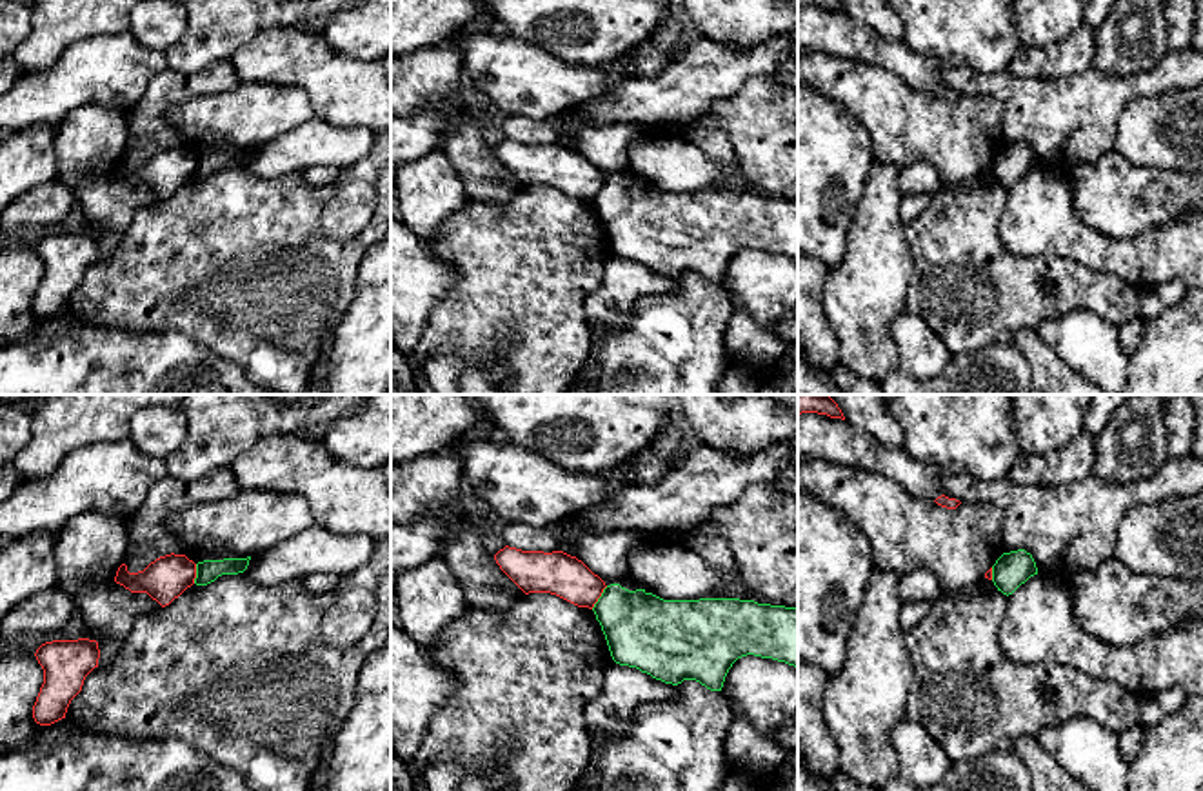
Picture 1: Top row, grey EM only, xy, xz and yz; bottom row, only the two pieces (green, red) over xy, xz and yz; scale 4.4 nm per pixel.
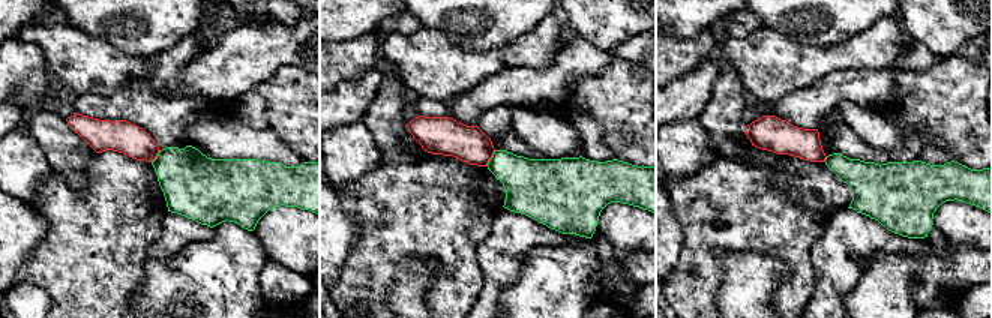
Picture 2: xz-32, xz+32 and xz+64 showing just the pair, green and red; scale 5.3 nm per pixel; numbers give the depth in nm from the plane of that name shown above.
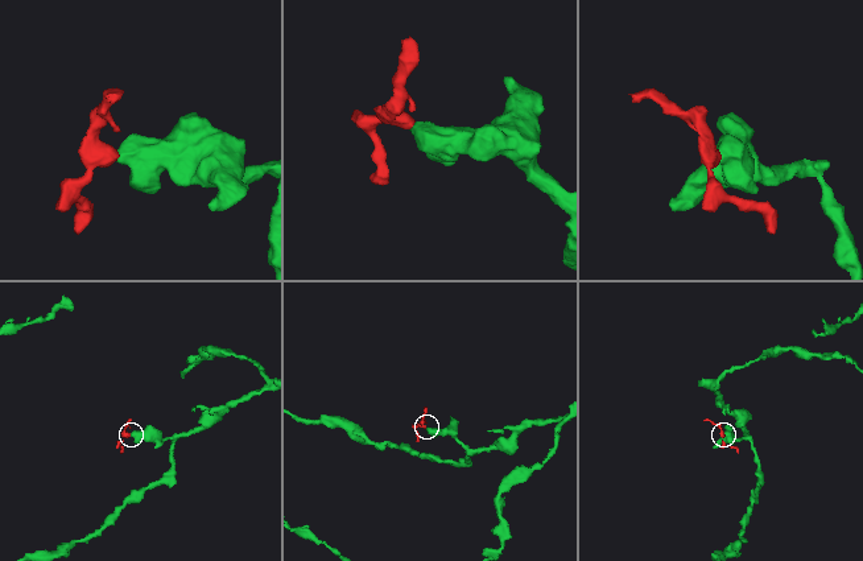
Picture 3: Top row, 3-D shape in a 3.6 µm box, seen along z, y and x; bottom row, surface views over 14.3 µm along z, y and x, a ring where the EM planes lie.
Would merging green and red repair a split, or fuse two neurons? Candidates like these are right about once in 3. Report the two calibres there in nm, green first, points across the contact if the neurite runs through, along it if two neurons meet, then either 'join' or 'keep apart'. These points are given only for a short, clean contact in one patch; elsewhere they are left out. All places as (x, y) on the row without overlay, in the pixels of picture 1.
320/190 nm | along xz (607, 179), (591, 200) | keep apart

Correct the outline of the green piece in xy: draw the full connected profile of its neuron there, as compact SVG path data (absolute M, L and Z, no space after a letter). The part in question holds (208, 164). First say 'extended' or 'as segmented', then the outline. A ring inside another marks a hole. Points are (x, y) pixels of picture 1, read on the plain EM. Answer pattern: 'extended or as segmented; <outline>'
as segmented; M251 149L198 155L194 176L196 178L207 178L222 167L244 165L249 158L249 153L251 153Z

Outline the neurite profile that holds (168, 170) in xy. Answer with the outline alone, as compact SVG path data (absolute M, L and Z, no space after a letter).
M165 147L151 155L144 164L129 165L122 156L114 175L131 185L147 185L162 200L169 198L194 176L196 156L185 147Z

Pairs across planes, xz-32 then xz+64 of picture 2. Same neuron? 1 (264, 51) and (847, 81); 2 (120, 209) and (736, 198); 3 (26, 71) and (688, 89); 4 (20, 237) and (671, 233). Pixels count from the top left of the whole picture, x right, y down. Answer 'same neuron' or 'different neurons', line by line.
1: same neuron
2: same neuron
3: different neurons
4: same neuron

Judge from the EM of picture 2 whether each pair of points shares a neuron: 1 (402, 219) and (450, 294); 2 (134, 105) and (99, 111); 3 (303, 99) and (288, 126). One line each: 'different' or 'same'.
1: same
2: same
3: same

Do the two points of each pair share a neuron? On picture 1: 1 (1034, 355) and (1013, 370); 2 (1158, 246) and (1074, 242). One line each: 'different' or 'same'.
1: different
2: same

